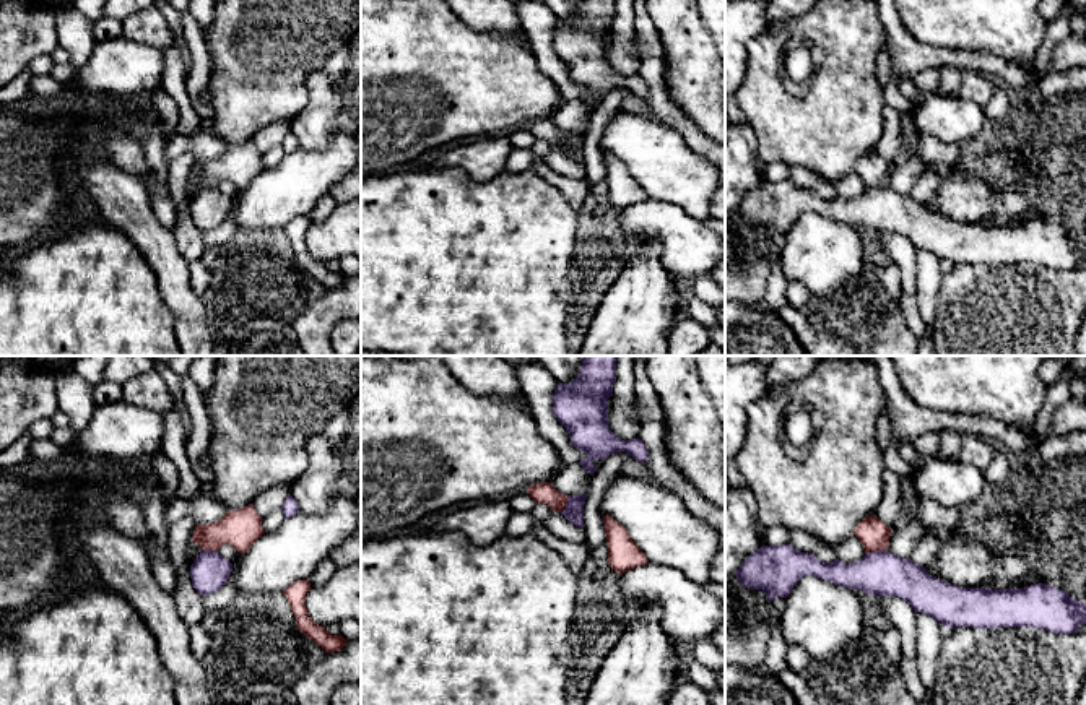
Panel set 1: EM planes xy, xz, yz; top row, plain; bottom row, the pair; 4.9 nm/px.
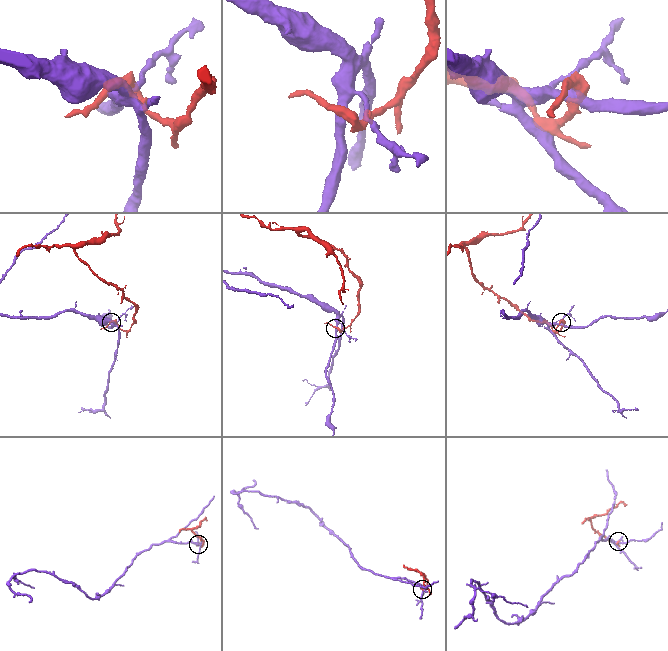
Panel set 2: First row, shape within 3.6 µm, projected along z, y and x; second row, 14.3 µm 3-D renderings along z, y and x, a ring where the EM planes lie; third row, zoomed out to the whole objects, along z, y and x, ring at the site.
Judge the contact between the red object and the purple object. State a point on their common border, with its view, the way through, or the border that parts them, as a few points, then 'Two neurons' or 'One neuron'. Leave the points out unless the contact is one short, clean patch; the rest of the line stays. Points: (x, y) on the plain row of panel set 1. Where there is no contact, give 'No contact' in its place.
Touches red at yz (875, 187). Two neurons

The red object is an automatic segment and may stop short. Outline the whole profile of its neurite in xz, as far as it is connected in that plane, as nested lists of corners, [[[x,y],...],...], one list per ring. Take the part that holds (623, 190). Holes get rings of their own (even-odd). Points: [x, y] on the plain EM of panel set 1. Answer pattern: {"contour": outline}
{"contour": [[[603,151],[605,171],[608,187],[608,200],[618,208],[624,210],[639,201],[645,201],[649,197],[641,184],[631,175],[629,169],[623,161],[615,158],[611,153]]]}

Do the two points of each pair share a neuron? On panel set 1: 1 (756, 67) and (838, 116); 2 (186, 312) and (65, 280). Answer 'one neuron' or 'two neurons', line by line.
1: one neuron
2: two neurons

